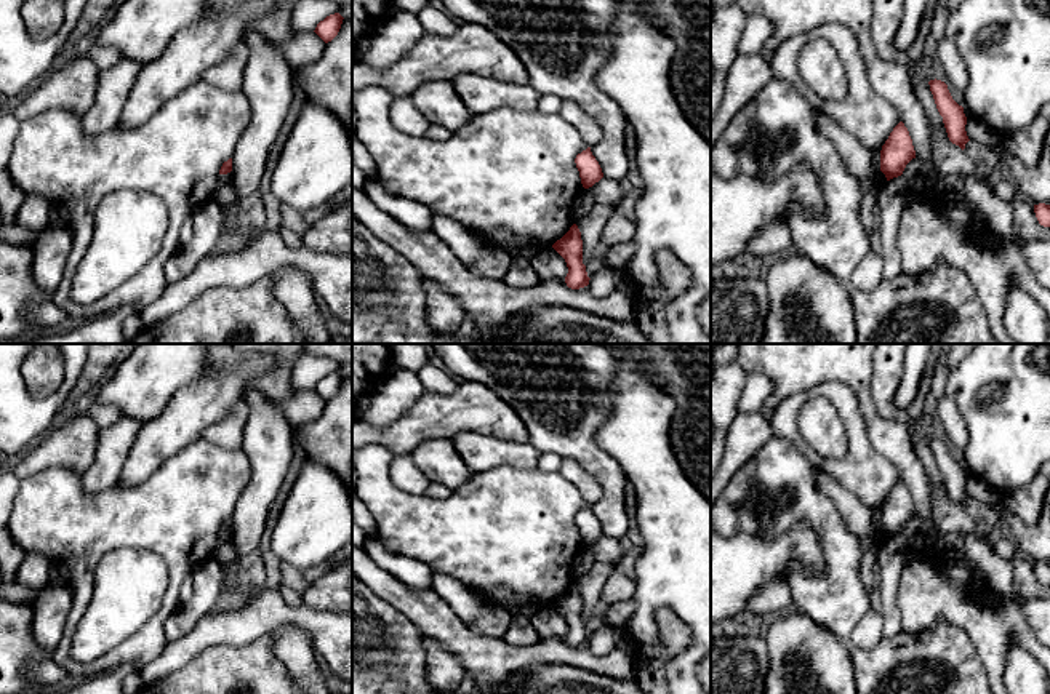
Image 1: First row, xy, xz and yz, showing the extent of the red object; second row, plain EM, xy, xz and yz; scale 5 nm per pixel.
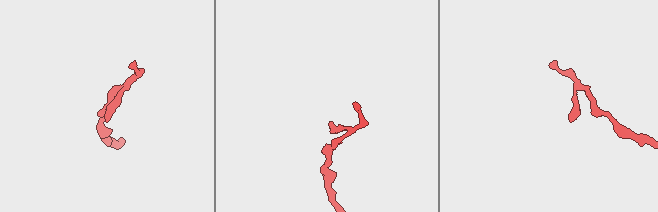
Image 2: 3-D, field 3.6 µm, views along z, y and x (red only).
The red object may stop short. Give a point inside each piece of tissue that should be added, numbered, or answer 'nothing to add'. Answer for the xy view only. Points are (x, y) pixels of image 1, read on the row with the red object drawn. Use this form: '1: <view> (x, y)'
nothing to add

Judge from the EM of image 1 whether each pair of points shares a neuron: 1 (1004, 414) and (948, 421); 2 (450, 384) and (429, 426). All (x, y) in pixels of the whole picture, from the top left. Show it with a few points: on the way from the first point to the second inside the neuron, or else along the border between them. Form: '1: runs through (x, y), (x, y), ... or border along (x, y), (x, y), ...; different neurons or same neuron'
1: border along (945, 395), (951, 400), (964, 422), (964, 453); different neurons
2: border along (460, 384), (452, 392), (426, 392); different neurons

